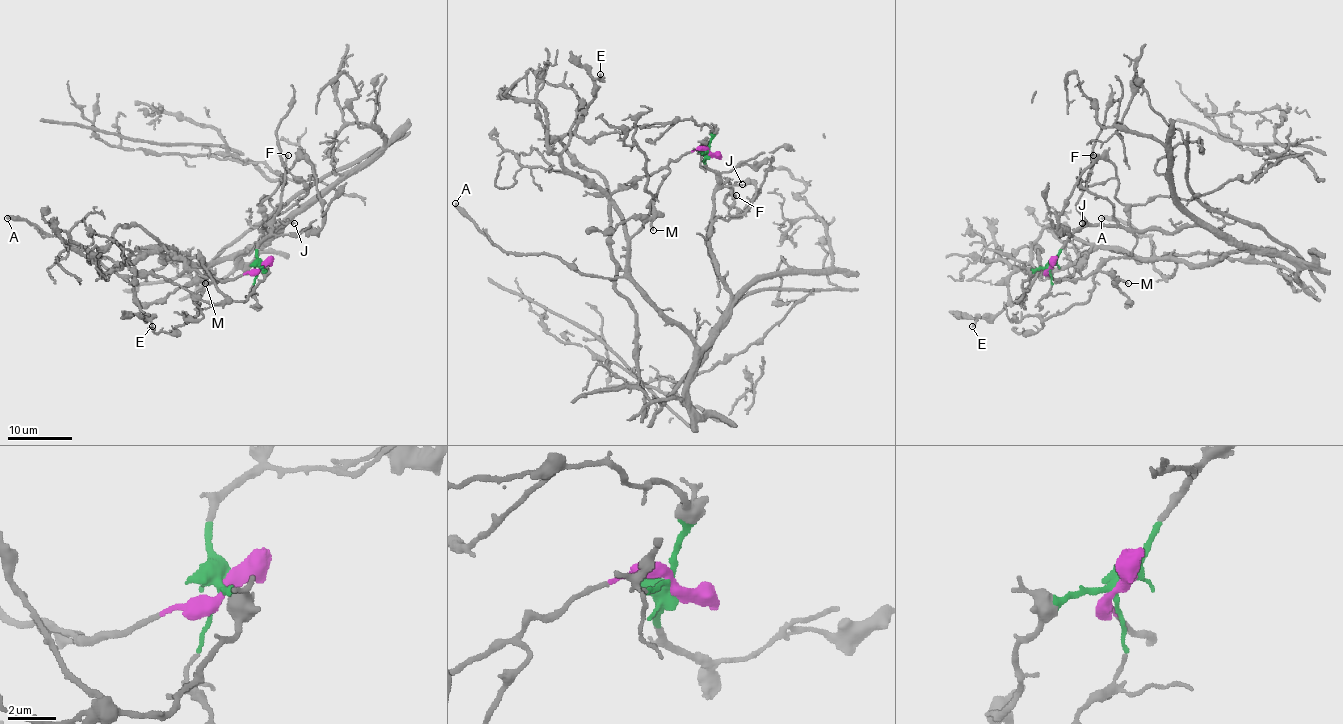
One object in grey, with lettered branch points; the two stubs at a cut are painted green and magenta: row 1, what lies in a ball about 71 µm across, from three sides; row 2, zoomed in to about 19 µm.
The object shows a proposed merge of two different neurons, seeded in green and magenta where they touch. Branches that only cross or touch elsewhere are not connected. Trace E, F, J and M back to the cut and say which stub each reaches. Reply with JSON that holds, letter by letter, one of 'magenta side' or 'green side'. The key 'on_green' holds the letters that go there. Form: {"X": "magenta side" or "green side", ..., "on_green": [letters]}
{"E": "magenta side", "F": "green side", "J": "green side", "M": "magenta side", "on_green": ["F", "J"]}

